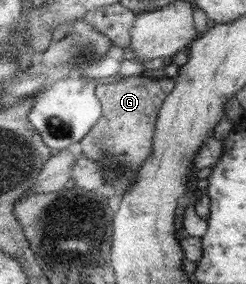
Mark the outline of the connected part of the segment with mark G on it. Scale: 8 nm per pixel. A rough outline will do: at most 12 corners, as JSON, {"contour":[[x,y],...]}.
{"contour":[[172,78],[98,84],[81,141],[118,194],[153,154]]}

